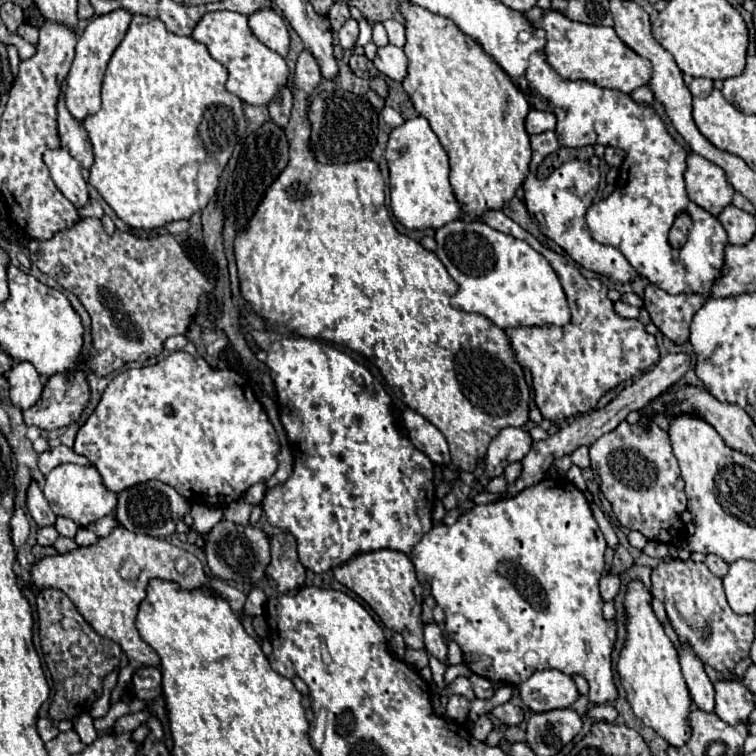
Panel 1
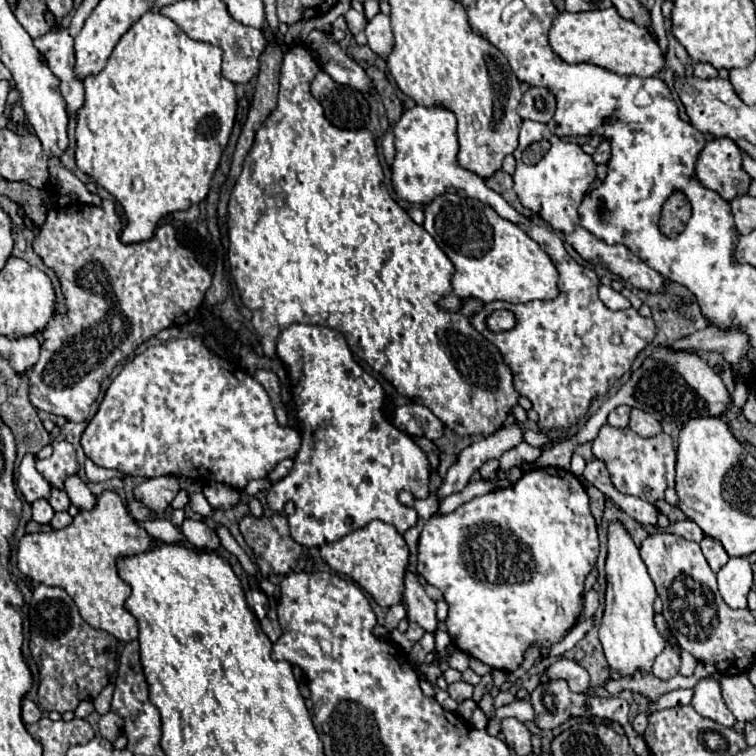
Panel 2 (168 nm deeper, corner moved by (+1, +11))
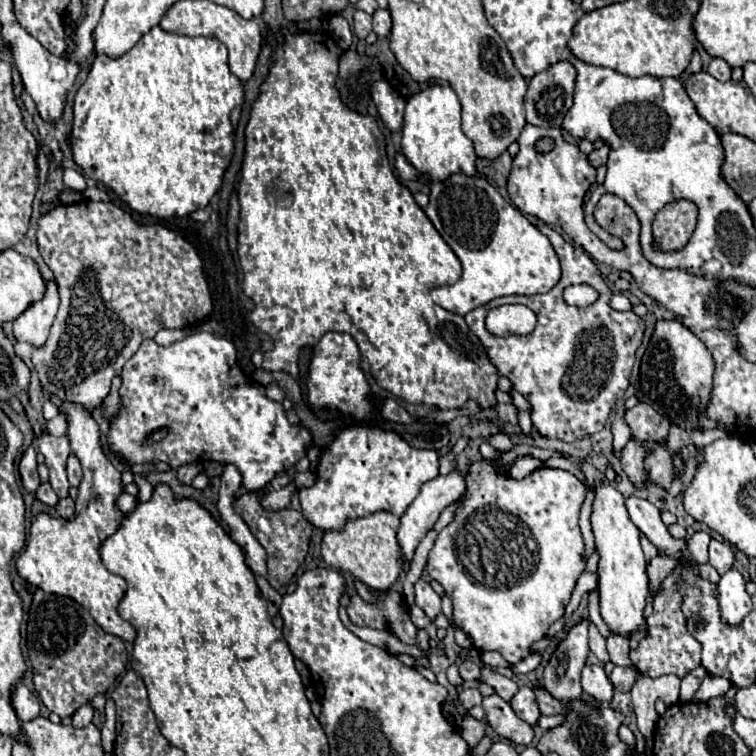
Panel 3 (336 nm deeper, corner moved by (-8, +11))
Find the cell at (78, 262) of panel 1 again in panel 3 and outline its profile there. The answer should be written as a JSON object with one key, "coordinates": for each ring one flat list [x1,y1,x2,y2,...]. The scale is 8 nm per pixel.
{"coordinates":[[84,200,56,206,38,220,38,246,54,272,60,308,46,346,34,348,32,362,50,396,80,404,86,412,104,402,112,378,144,340,164,328,202,322,212,310,196,248,162,224,136,224,112,202]]}

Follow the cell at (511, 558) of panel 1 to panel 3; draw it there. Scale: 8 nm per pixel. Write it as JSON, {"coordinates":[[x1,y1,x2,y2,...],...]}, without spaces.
{"coordinates":[[476,462,476,464,472,464,472,466,470,466,470,472,468,472,468,476,466,476,466,484,468,484,466,494,464,494,466,502,464,502,464,504,460,506,460,510,458,510,460,516,458,516,452,524,448,524,444,530,440,530,440,534,438,534,438,538,436,538,436,542,434,542,434,548,432,548,430,554,428,554,426,570,428,570,430,578,436,580,438,584,442,584,444,592,452,598,452,604,454,604,452,622,454,622,454,626,458,626,458,628,472,640,474,648,480,650,480,652,496,650,496,652,500,652,510,664,514,664,514,662,526,658,526,656,530,654,530,652,528,652,530,644,536,642,536,640,540,640,542,634,546,632,546,628,548,628,550,624,554,624,554,622,562,616,562,612,564,612,566,604,570,602,570,596,572,596,572,592,574,592,574,588,576,588,578,578,580,578,580,576,584,574,584,570,586,570,584,538,582,538,582,532,580,532,580,526,578,526,580,508,582,508,584,498,586,498,586,486,584,486,584,482,582,482,580,478,576,478,574,474,570,474,570,472,566,472,566,470,546,468,546,466,540,468,540,470,534,470,534,472,532,472,530,476,526,476,524,480,512,480,512,478,508,478,508,476,504,476,504,474,500,474,500,472,496,472,494,466,488,464,488,462]]}

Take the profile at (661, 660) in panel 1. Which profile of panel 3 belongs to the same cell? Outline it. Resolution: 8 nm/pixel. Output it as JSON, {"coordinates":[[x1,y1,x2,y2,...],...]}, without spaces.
{"coordinates":[[600,484,592,504,592,530,596,550,600,552,598,562,598,588,600,588,600,614,612,634,630,638,638,630,648,630,644,608,648,598,648,572,646,558,640,546,640,530,628,516,624,496,608,486]]}

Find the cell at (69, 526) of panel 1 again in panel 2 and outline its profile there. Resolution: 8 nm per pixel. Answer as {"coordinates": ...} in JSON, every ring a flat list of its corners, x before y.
{"coordinates":[[51,488,49,504,53,506,53,510,55,510,55,512,59,512,59,510,67,510,71,502,69,502,69,496,67,496,63,490,59,490,59,488]]}

